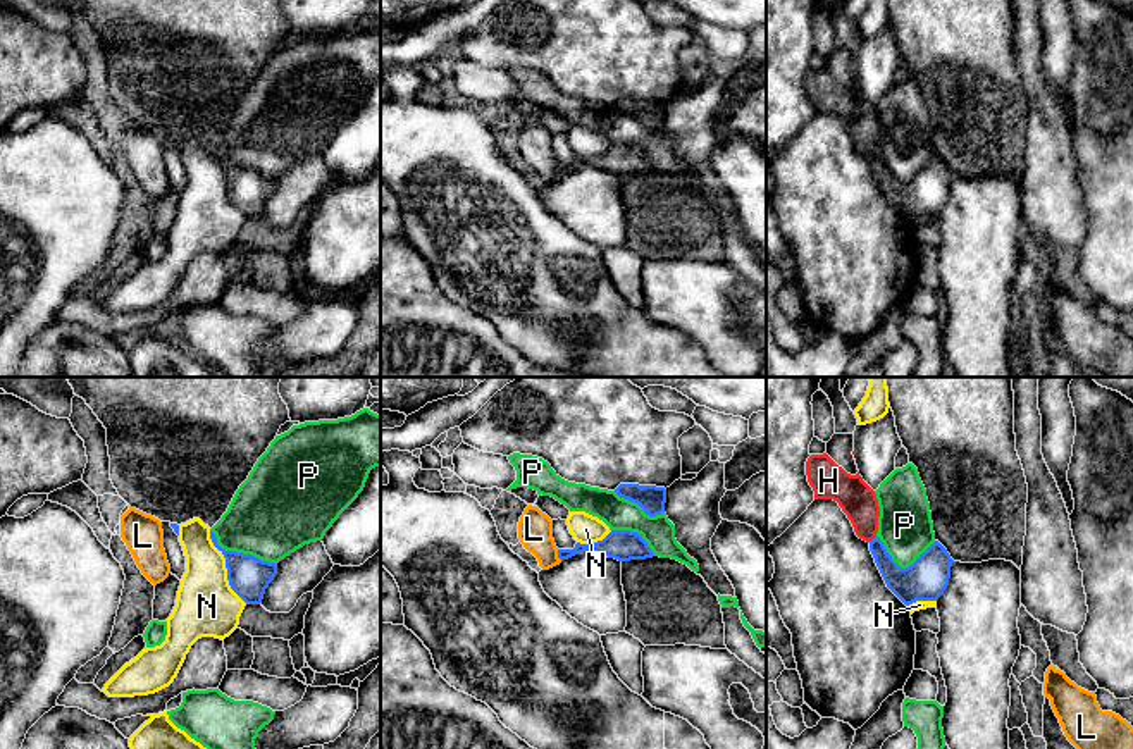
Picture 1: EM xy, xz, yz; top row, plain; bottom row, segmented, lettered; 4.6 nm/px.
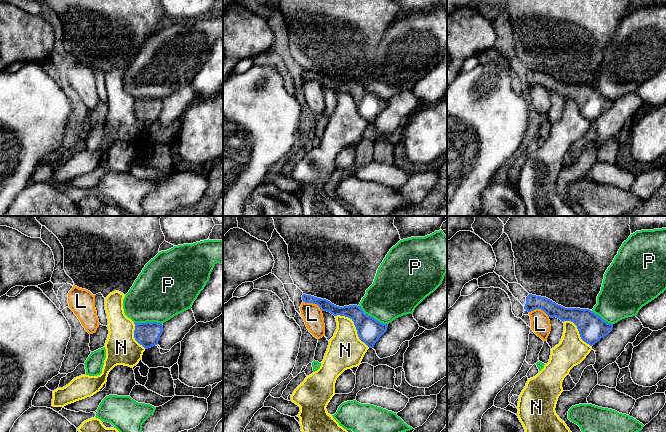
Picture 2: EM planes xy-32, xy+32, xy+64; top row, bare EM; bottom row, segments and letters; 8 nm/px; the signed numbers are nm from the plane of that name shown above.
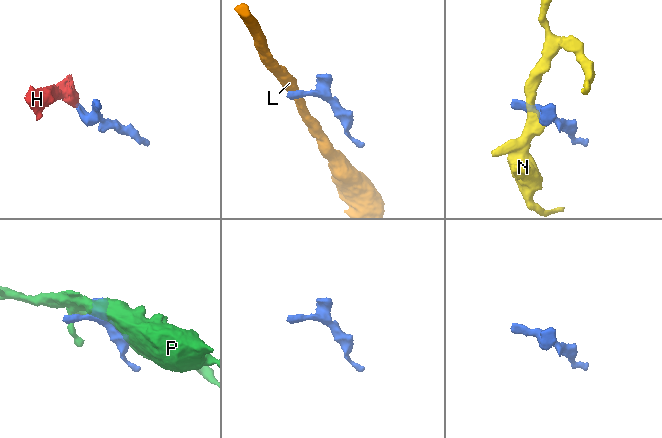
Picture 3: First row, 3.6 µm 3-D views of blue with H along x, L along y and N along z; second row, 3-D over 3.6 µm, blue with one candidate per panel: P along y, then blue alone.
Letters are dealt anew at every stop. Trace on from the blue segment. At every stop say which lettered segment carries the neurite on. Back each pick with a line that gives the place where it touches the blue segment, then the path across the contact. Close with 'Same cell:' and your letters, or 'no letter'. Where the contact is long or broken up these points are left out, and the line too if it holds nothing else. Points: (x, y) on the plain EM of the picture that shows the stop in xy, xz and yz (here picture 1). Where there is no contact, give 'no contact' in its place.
H: meets blue in yz at (873, 154); runs through yz (904, 197), (884, 176), (873, 154), (854, 111)
Same cell: H

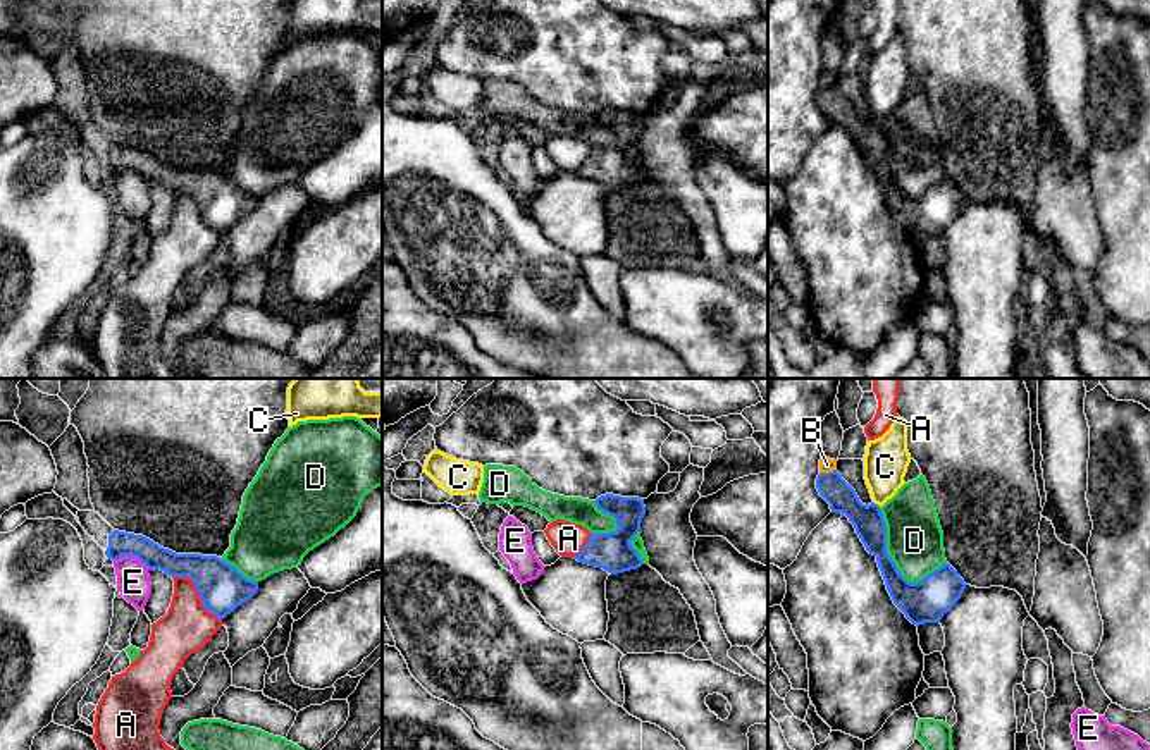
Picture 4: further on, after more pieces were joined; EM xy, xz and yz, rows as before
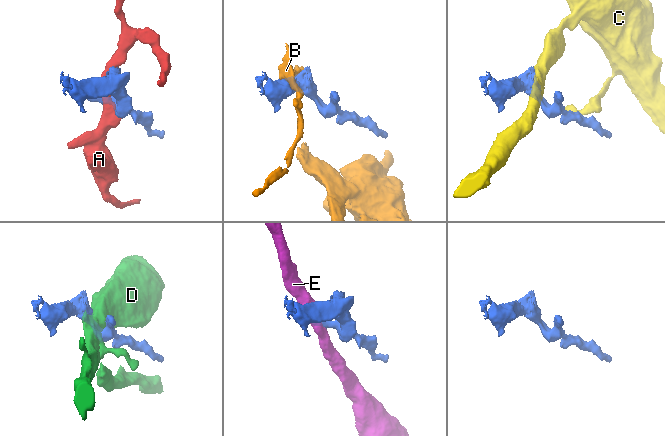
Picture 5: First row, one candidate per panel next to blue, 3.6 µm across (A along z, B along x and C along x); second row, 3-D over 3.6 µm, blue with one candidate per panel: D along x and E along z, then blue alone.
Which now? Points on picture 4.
Same cell: no letter

